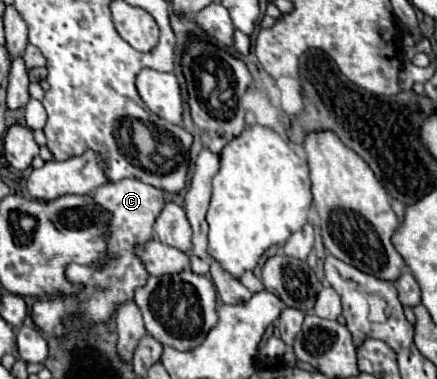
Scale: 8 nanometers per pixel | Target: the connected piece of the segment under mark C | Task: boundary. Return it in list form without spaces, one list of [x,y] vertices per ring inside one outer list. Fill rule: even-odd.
[[[124,178],[118,182],[106,182],[98,190],[94,190],[94,200],[98,206],[108,210],[112,214],[110,222],[110,238],[108,238],[108,266],[104,270],[86,268],[78,264],[70,264],[66,270],[66,278],[70,282],[82,282],[84,290],[76,298],[66,300],[40,300],[32,306],[32,320],[38,328],[48,332],[50,336],[62,336],[62,318],[66,314],[84,312],[94,322],[106,322],[118,304],[122,304],[126,298],[134,296],[134,290],[146,282],[148,272],[134,254],[134,244],[146,242],[152,238],[152,222],[160,214],[164,206],[164,196],[160,188],[154,188],[138,178]]]

